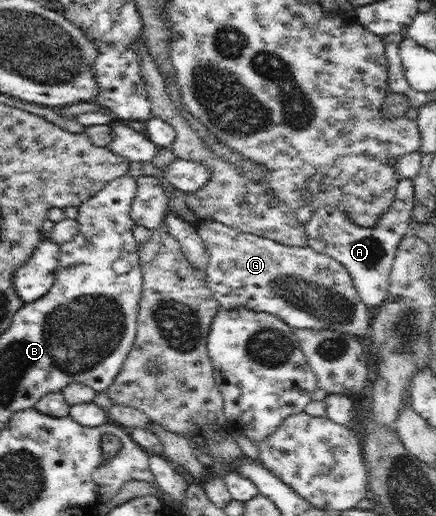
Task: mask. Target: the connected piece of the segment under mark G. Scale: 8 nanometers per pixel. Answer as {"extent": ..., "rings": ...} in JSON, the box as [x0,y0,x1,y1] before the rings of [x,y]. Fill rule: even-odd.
{"extent":[198,221,371,339],"rings":[[[198,221],[198,232],[209,255],[210,262],[205,271],[207,284],[220,308],[243,307],[257,312],[267,312],[278,316],[293,330],[332,330],[347,332],[361,339],[367,336],[371,322],[369,307],[361,300],[350,275],[337,260],[317,252],[311,246],[301,248],[279,244],[267,237],[241,232],[217,221]]]}

